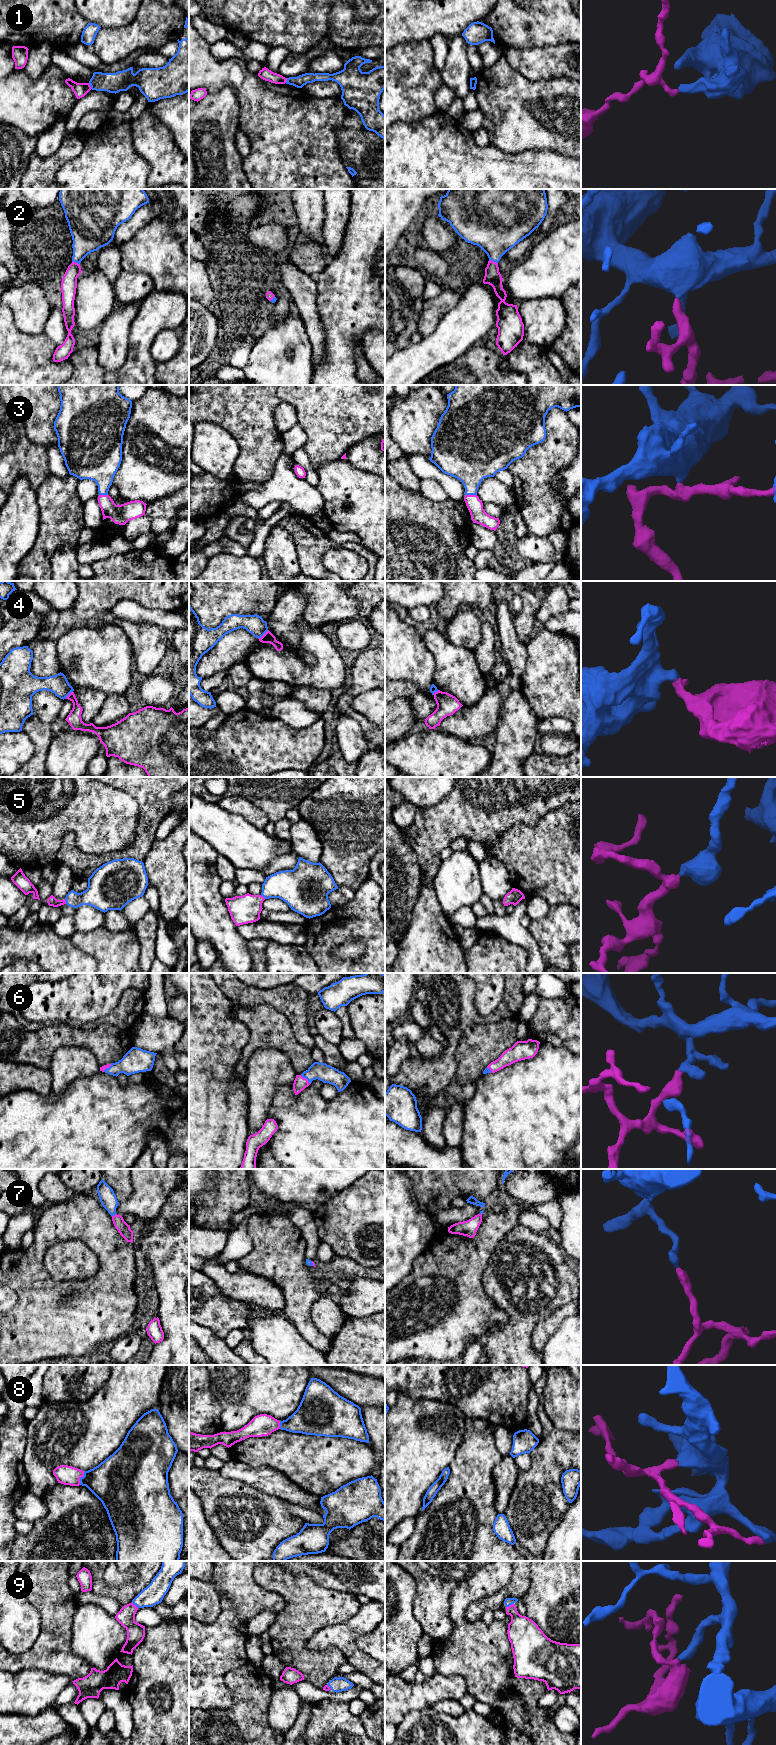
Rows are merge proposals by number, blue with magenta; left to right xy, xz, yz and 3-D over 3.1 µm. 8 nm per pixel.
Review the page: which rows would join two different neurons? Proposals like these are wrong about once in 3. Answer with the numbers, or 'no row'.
1, 4

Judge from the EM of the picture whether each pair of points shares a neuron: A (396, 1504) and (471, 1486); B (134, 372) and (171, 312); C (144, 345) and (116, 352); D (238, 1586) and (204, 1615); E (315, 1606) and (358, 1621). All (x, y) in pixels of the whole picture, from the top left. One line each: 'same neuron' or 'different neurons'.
A: different neurons
B: same neuron
C: different neurons
D: same neuron
E: different neurons

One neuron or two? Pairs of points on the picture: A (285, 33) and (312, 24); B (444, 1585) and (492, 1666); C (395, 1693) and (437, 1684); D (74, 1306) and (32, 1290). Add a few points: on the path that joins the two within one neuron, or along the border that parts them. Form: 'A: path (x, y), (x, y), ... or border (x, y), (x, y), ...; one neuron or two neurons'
A: path (292, 26), (294, 24), (305, 24); one neuron
B: border (466, 1578), (455, 1587), (450, 1597), (450, 1619); two neurons
C: path (405, 1693), (427, 1693); one neuron
D: path (64, 1306), (48, 1306), (42, 1300); one neuron

